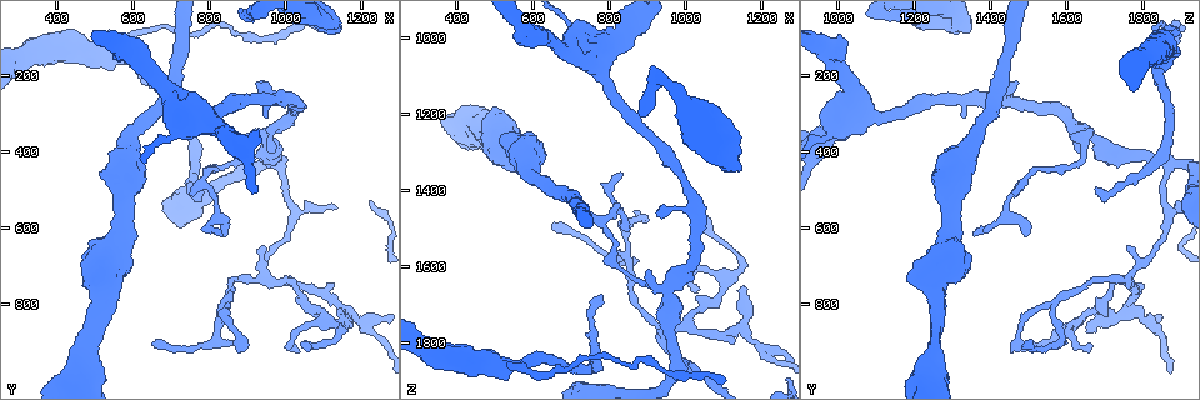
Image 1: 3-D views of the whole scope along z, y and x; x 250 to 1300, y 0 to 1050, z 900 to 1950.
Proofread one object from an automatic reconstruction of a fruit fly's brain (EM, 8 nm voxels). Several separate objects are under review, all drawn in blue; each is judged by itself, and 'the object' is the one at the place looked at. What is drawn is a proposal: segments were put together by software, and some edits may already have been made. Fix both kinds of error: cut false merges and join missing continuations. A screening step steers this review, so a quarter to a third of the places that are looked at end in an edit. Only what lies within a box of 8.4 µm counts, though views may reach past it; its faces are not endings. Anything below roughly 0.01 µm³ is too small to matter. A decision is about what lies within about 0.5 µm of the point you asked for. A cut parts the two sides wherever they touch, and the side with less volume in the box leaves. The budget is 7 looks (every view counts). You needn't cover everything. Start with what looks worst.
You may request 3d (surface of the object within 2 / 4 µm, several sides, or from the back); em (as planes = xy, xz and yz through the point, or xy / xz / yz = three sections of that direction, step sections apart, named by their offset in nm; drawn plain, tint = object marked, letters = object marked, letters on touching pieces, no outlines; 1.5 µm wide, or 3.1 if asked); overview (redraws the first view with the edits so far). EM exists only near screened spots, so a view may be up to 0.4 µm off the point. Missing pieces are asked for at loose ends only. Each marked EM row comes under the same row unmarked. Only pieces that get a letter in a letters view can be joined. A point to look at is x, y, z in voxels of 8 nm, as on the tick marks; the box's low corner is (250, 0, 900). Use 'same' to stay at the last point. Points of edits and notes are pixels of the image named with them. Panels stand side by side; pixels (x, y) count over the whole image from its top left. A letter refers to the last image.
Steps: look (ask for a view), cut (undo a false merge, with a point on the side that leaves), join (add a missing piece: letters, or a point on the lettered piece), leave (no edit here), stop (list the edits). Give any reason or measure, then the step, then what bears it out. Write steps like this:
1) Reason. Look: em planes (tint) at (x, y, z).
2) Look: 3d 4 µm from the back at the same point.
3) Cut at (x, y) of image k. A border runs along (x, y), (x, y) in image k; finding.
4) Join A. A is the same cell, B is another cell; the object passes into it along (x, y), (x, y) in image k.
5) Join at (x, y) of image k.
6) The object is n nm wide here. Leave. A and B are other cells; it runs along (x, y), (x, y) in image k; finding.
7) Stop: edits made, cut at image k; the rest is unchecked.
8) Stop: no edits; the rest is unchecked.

Abrupt turn. Look: em xy step 8 (tint) at (1000, 735, 1760).

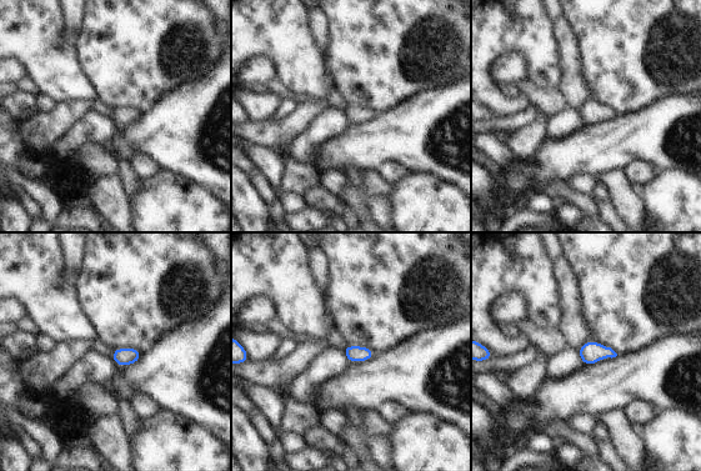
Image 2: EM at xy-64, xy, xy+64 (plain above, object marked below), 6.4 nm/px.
Cut it another way. Look: em planes (tint) at the same point.

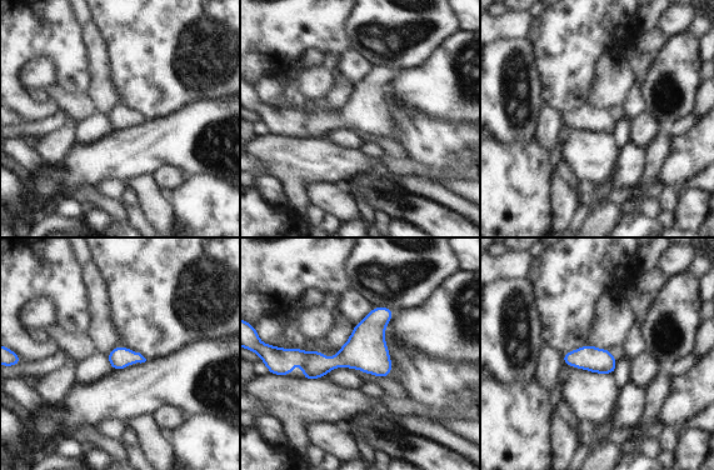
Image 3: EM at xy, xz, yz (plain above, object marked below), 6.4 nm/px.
Look: em planes (letters) at the same point.

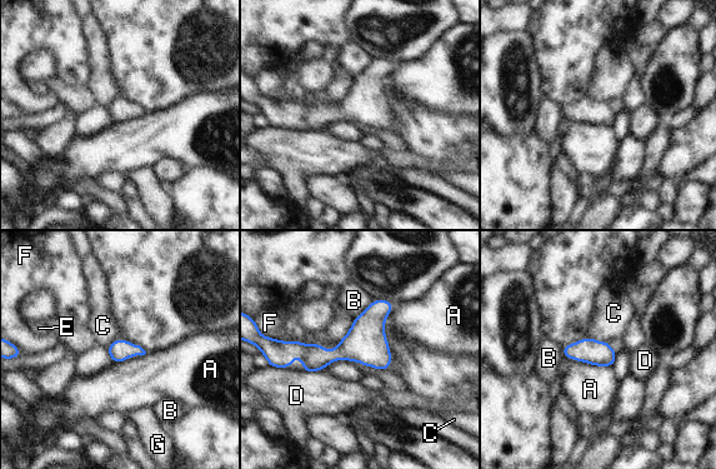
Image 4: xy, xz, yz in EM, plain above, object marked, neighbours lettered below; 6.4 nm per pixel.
The object is 140 nm wide here. Leave. A, B, C, D, E, F and G are other cells; a border runs along (586, 335), (607, 342) in image 4; continuous, no second neuron.

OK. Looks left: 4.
Arms part here. Look: em planes (letters) at (510, 130, 1860).

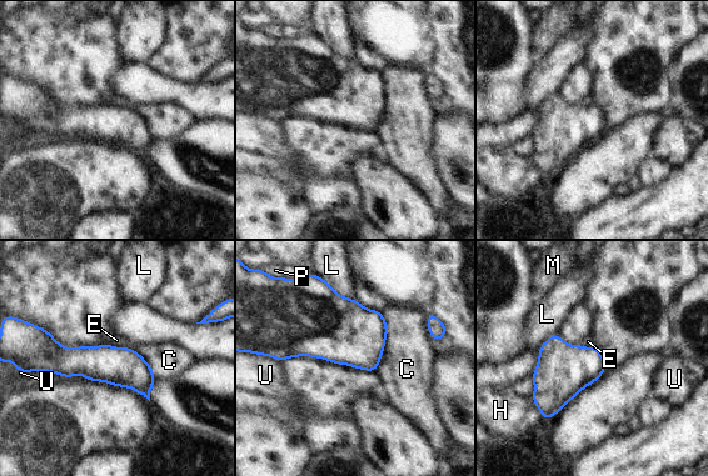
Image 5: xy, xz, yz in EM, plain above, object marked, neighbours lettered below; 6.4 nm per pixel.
Leave. C, E, H, L, M, P and U are other cells; continuous, no second neuron.

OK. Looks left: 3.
Side arm on a straight run. Look: 3d 4 µm at (840, 790, 1570).

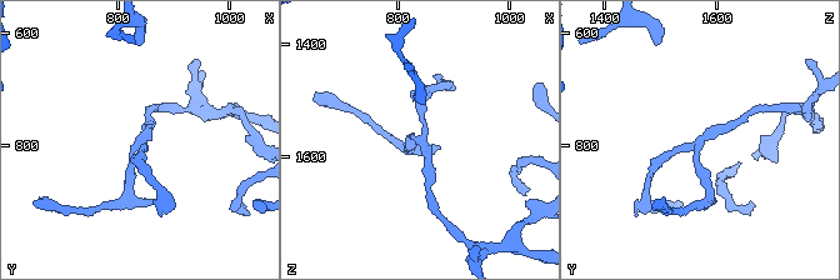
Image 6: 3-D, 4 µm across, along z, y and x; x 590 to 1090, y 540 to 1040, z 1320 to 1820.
Look: em xy step 8 (letters) at (840, 790, 1565).

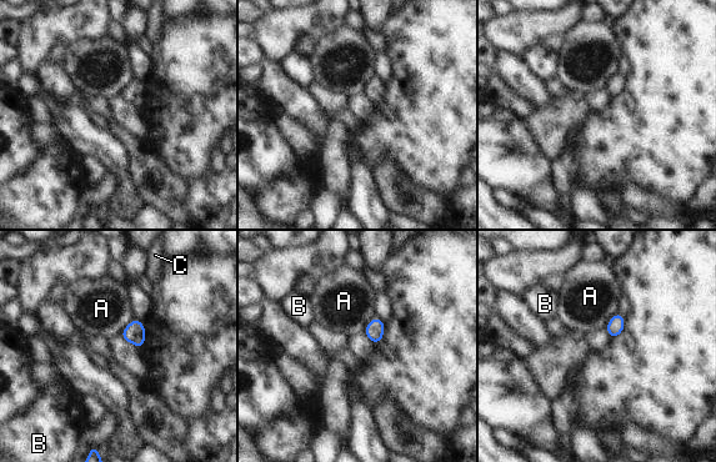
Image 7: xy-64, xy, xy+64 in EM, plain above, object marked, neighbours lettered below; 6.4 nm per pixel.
Leave. A, B and C are other cells; a border runs along (375, 315), (362, 331) in image 7; one neuron here.

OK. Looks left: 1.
Stop: no edits; the rest is unchecked.

